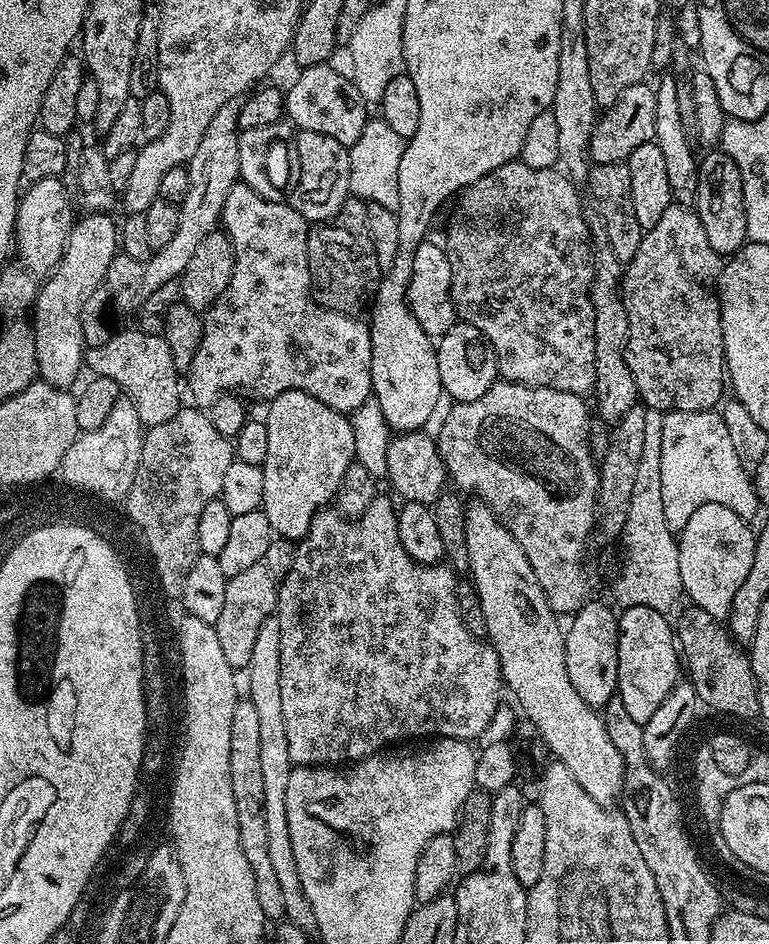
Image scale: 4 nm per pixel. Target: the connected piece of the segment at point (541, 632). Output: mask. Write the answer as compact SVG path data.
M469 503L464 509L466 551L470 554L467 575L482 602L482 614L486 614L486 639L500 659L504 688L512 691L513 698L520 703L519 711L523 719L538 726L538 734L542 734L549 753L559 763L564 764L566 770L574 774L574 778L578 778L578 786L582 786L582 790L586 790L586 794L590 794L594 802L605 806L615 805L616 795L618 800L625 791L626 769L614 742L610 742L610 734L606 734L603 715L586 703L578 694L578 690L574 690L574 682L570 682L570 674L566 674L565 629L562 624L560 628L559 622L556 621L559 620L557 613L552 611L550 602L546 602L546 594L542 586L538 586L538 578L534 578L534 570L530 570L530 562L522 546L518 546L514 534L510 534L510 530L504 528L504 524L487 504L472 503L476 504Z

